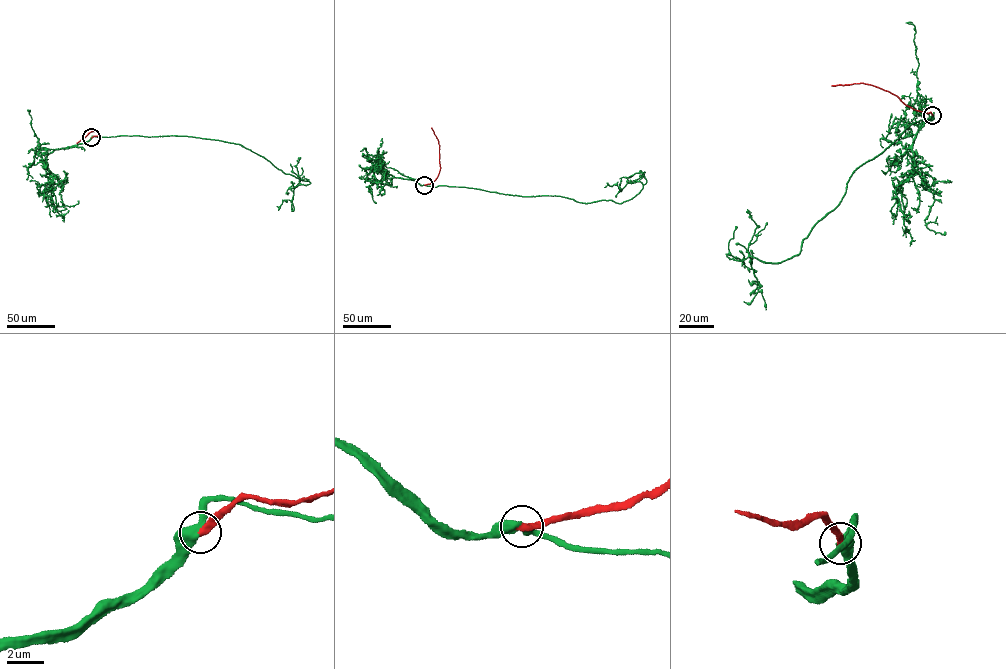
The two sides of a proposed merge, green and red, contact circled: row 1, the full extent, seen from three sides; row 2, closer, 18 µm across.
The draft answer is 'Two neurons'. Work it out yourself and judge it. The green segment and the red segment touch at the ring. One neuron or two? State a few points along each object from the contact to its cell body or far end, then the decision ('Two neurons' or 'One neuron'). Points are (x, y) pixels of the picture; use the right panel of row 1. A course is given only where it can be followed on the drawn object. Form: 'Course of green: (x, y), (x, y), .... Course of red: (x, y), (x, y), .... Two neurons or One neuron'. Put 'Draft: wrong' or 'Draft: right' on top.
Draft: wrong
Course of green: (932, 115), (855, 170), (798, 255), (772, 264), (746, 252), (759, 287), (752, 281), (754, 292), (761, 290). Course of red: (932, 115), (906, 105), (897, 96), (873, 85), (860, 83), (831, 85). One neuron

